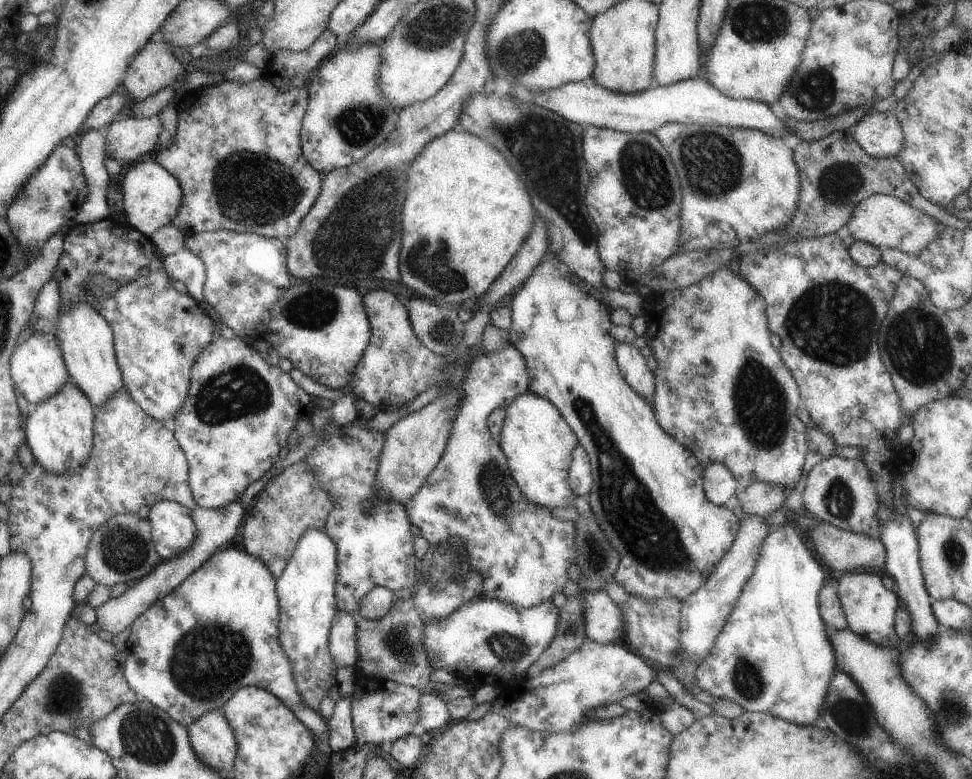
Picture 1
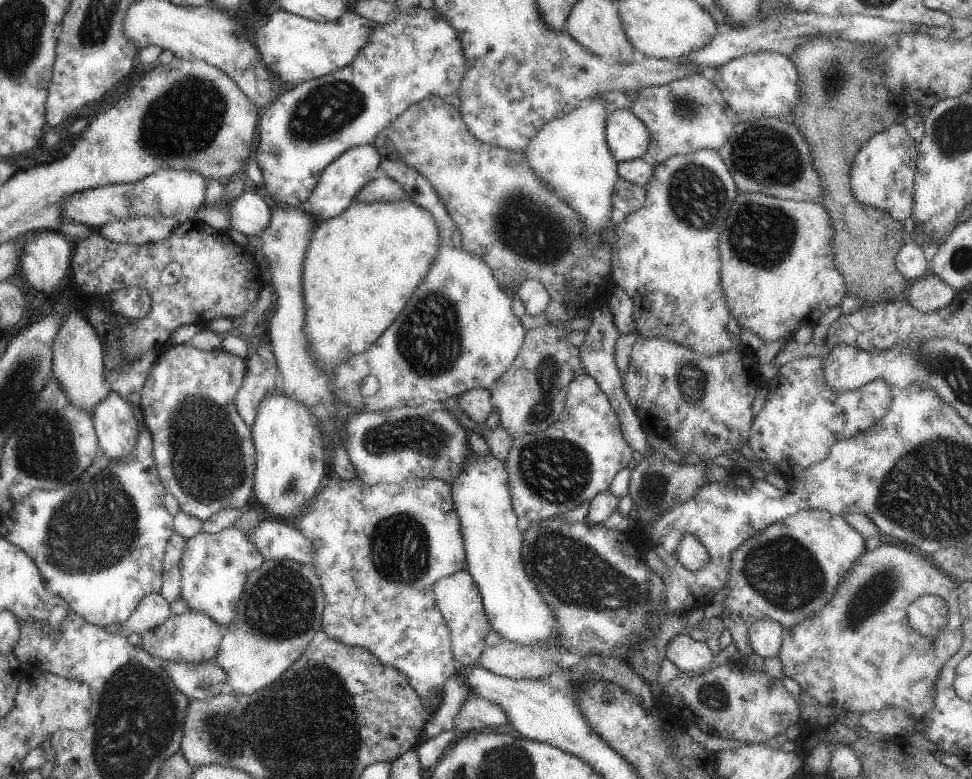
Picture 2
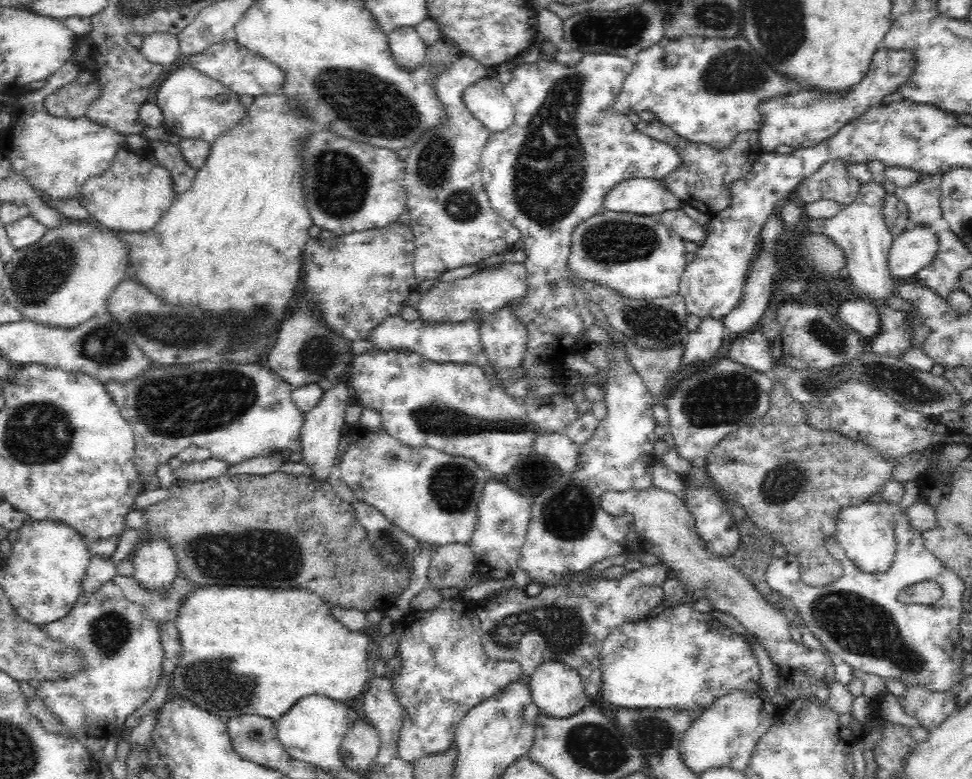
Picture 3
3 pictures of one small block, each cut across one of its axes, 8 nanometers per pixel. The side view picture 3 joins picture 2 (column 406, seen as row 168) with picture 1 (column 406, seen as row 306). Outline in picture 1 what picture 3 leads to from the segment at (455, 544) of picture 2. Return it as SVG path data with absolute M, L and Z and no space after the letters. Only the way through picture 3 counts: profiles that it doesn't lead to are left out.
M357 414L358 418L333 430L329 436L325 436L319 444L305 454L305 464L309 472L313 474L315 484L329 494L331 512L327 514L323 524L324 534L335 544L337 572L334 592L336 610L355 613L359 608L361 596L365 596L375 586L387 588L393 592L401 589L414 589L418 577L414 574L414 537L409 530L407 514L404 506L397 502L379 502L375 498L373 486L370 485L375 478L377 458L383 446L383 432L375 428L367 428L365 419Z

